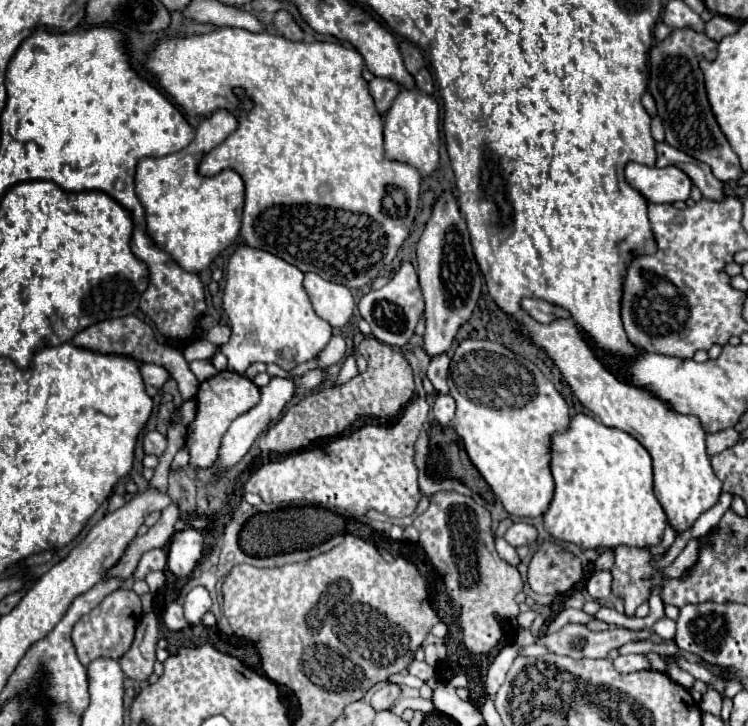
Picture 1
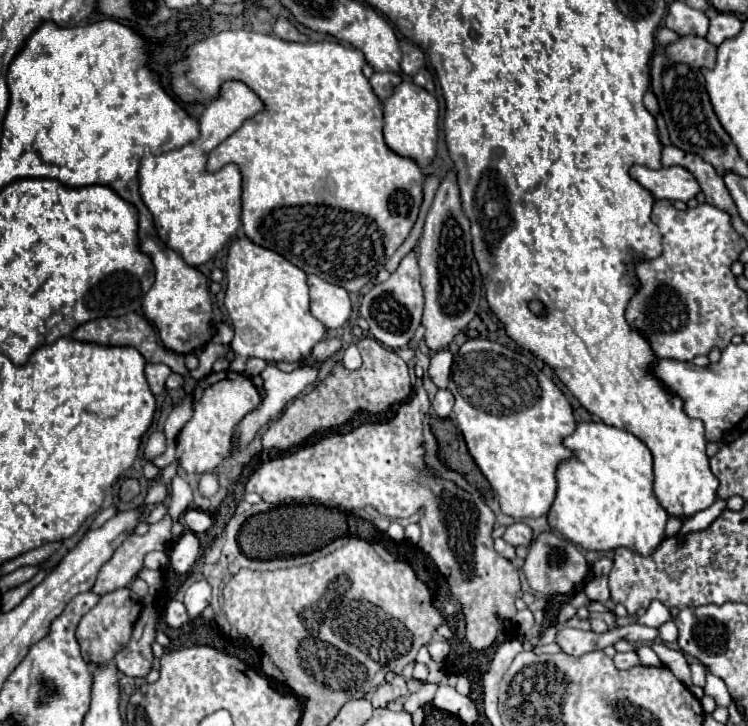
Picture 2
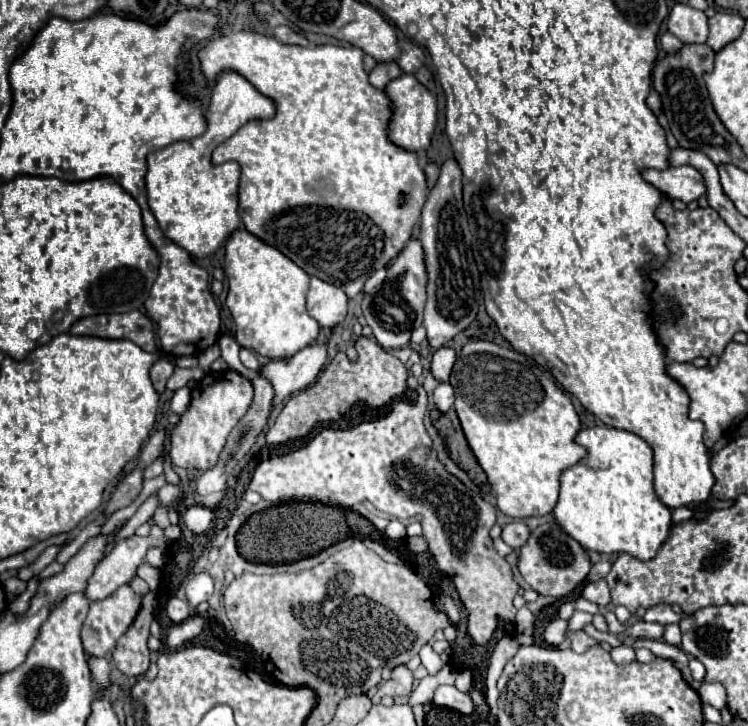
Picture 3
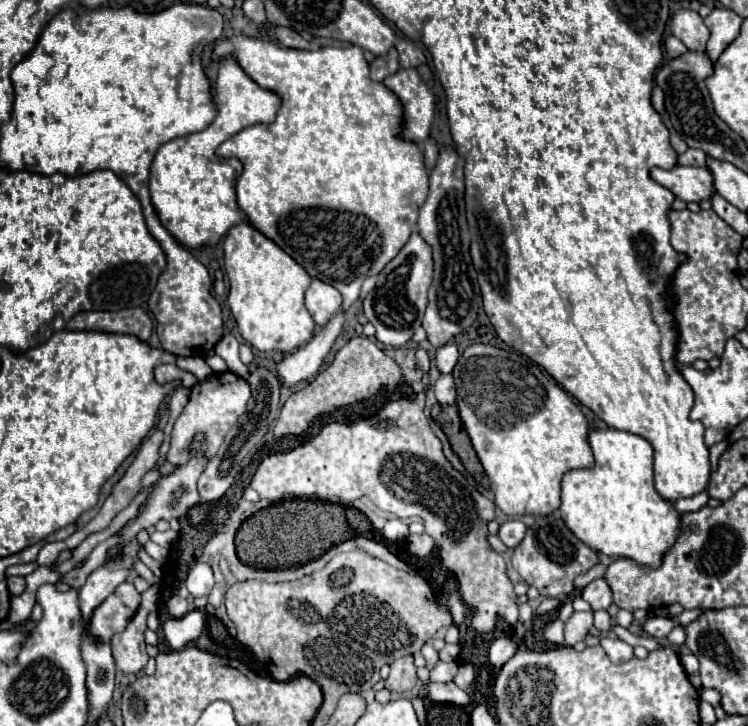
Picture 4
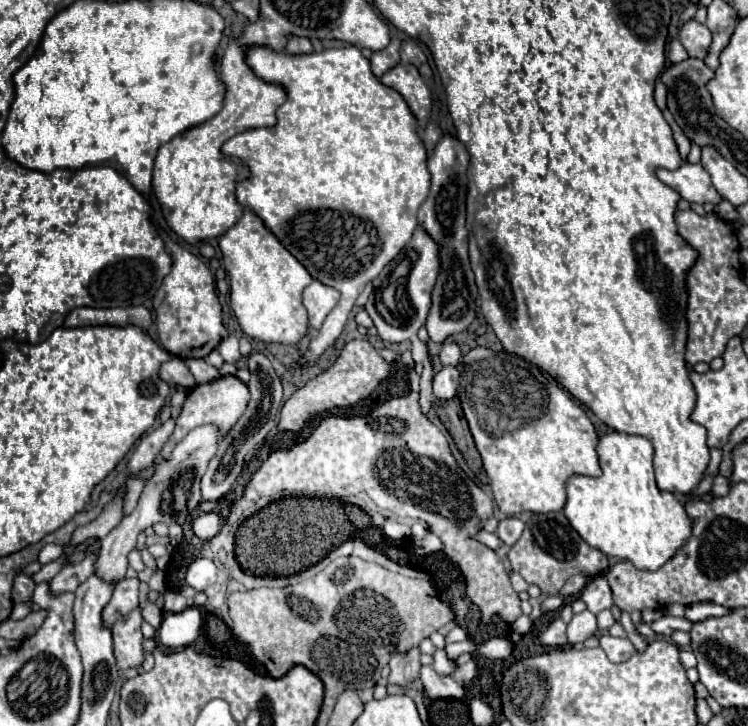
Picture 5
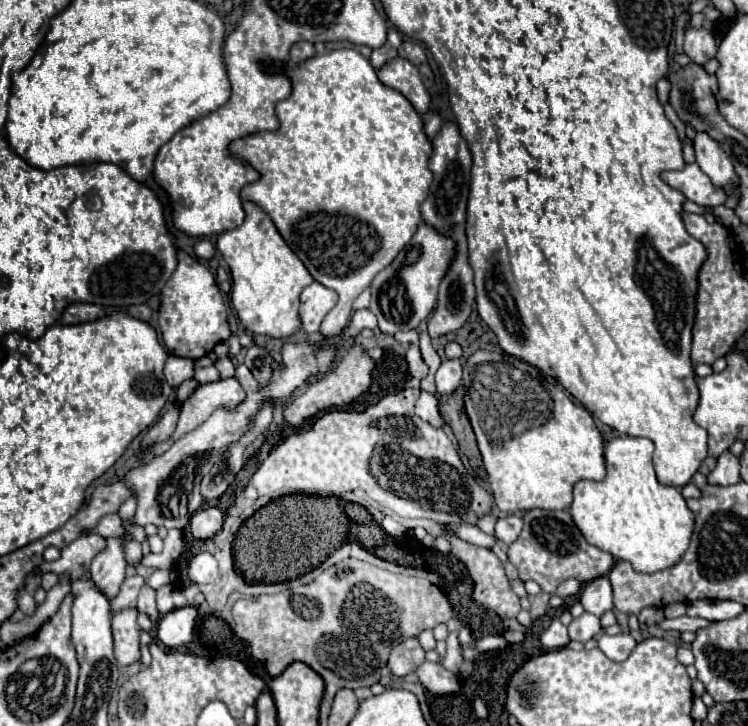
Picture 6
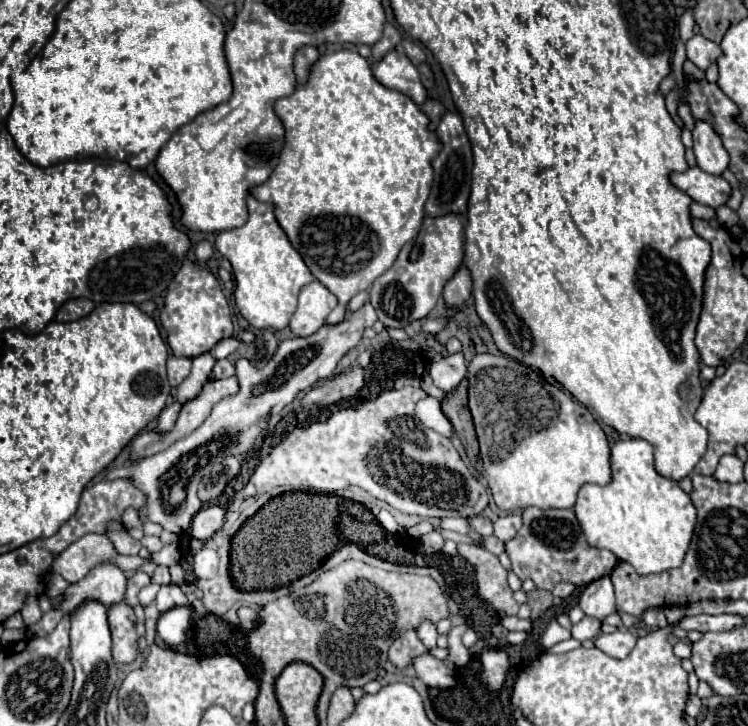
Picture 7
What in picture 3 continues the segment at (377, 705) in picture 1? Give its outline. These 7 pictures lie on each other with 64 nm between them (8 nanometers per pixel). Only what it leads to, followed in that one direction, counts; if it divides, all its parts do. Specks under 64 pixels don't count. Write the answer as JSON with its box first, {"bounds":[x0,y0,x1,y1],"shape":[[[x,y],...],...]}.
{"bounds":[372,666,414,704],"shape":[[[398,666],[396,670],[392,670],[392,678],[378,686],[378,692],[372,696],[372,702],[378,704],[382,696],[392,696],[392,698],[408,696],[412,692],[412,682],[414,682],[412,672],[406,666]]]}

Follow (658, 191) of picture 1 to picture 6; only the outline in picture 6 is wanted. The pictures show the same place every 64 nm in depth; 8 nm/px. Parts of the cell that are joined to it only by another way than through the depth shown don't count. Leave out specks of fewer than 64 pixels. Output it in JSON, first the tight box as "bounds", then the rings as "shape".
{"bounds":[660,164,726,206],"shape":[[[686,164],[682,170],[678,172],[662,172],[660,178],[670,184],[672,188],[680,190],[686,200],[696,202],[698,206],[720,206],[726,202],[726,194],[724,190],[716,188],[710,184],[710,178],[706,174],[702,174],[700,166],[694,164]]]}

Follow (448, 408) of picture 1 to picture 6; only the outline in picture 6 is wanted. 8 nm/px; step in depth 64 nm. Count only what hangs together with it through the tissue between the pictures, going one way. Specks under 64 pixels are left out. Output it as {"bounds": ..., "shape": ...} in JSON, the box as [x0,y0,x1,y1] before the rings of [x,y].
{"bounds":[436,360,462,396],"shape":[[[444,360],[436,372],[436,392],[450,396],[462,380],[462,366],[458,360]]]}

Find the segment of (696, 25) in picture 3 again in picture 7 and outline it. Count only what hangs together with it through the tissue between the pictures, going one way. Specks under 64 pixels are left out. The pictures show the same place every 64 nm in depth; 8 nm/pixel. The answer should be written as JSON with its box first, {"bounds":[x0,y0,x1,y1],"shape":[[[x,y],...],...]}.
{"bounds":[686,34,722,70],"shape":[[[696,34],[696,36],[692,36],[692,38],[686,42],[686,56],[688,56],[700,70],[706,70],[712,62],[718,60],[720,54],[722,54],[720,46],[714,44],[712,40],[704,38],[702,34]]]}

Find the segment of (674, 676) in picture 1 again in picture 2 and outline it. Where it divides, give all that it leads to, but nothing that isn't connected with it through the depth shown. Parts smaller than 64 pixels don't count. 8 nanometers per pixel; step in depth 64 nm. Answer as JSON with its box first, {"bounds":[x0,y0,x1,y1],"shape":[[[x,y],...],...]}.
{"bounds":[652,644,692,686],"shape":[[[652,644],[652,650],[658,654],[658,658],[662,660],[664,666],[668,666],[672,670],[672,674],[684,684],[684,686],[692,686],[690,680],[690,666],[684,658],[684,654],[680,650],[672,650],[664,644]]]}

